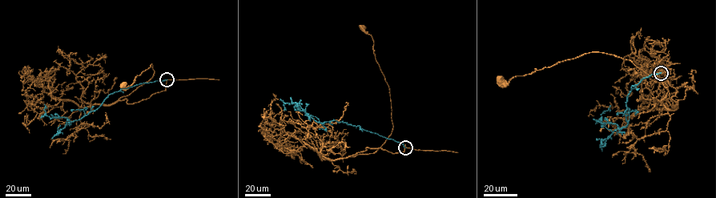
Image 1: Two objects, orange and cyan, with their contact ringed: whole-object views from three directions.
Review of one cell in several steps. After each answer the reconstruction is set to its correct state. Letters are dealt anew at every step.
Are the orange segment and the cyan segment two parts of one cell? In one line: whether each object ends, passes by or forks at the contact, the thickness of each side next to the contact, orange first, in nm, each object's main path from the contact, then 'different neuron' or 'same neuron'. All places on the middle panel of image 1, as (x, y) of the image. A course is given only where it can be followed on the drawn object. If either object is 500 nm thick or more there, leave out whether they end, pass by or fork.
orange passes by; cyan ends there; 380 nm thick on the orange side, 320 nm on the other; orange runs (405, 147), (392, 153), (368, 147), (349, 156), (374, 153), (393, 125), (389, 88), (372, 37), (363, 27); cyan runs (405, 147), (400, 142), (358, 126), (335, 120), (320, 123), (294, 103), (284, 103), (286, 110); different neuron

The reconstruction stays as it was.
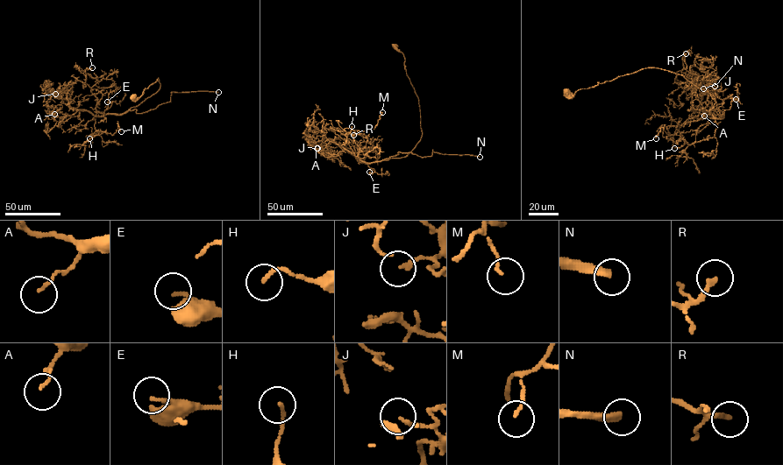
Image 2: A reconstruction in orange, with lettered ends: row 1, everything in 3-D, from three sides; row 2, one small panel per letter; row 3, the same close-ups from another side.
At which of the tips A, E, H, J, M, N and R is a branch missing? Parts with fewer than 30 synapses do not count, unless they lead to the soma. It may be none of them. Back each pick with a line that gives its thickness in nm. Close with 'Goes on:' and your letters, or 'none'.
N: 320 nm
R: 200 nm
Goes on: N, R

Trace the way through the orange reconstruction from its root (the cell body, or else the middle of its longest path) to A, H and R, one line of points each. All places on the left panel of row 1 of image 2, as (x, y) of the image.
A: (133, 97), (138, 98), (159, 78), (156, 93), (121, 114), (94, 116), (81, 109), (71, 116), (54, 114)
H: (133, 97), (138, 98), (159, 78), (159, 89), (138, 106), (121, 114), (96, 116), (97, 131), (89, 138)
R: (133, 97), (159, 78), (159, 89), (138, 106), (101, 114), (82, 84), (92, 67)

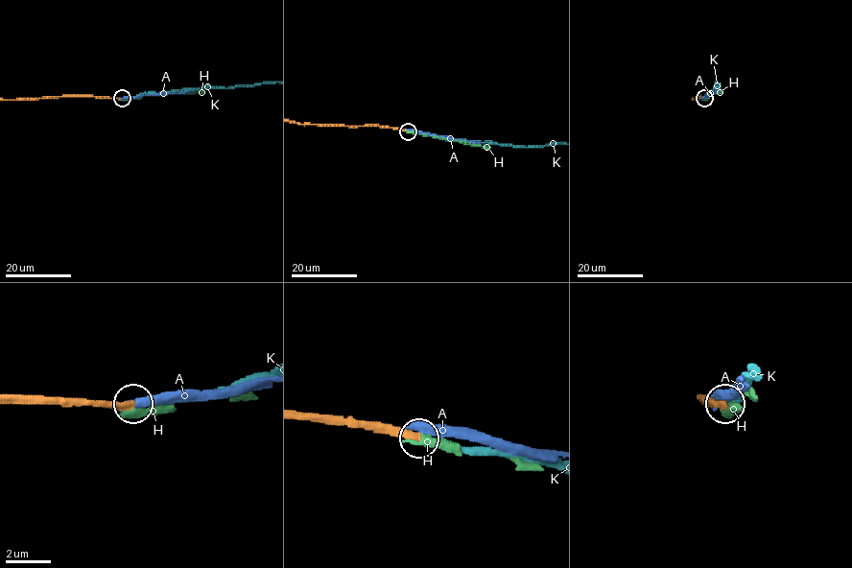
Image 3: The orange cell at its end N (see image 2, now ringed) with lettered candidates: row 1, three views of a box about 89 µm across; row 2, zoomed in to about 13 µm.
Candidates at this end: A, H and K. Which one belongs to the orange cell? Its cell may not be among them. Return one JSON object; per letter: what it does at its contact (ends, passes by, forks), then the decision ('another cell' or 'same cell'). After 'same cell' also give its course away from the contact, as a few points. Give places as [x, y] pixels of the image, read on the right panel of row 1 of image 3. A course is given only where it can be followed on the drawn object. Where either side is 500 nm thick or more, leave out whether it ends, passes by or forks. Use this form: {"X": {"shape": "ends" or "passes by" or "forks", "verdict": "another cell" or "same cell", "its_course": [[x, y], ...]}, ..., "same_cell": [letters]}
{"A": {"shape": "ends", "verdict": "another cell"}, "H": {"shape": "ends", "verdict": "another cell"}, "K": {"shape": "ends", "verdict": "same cell"}, "same_cell": ["K"]}

